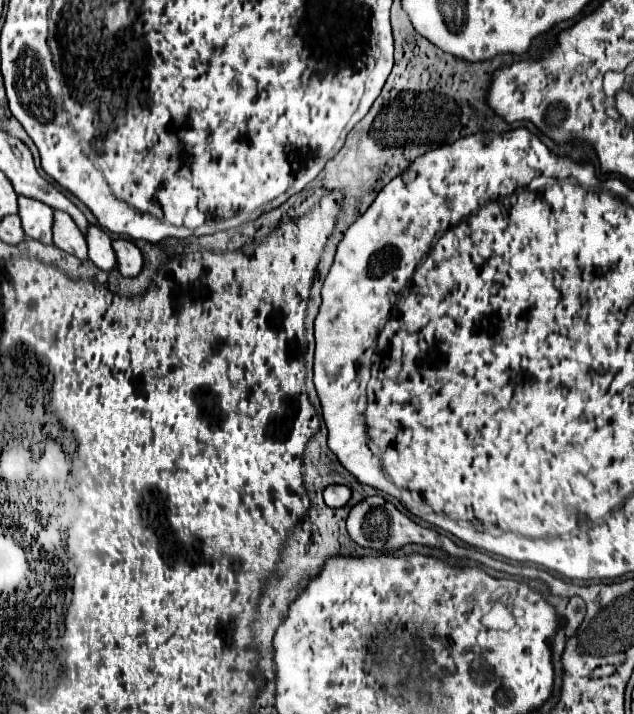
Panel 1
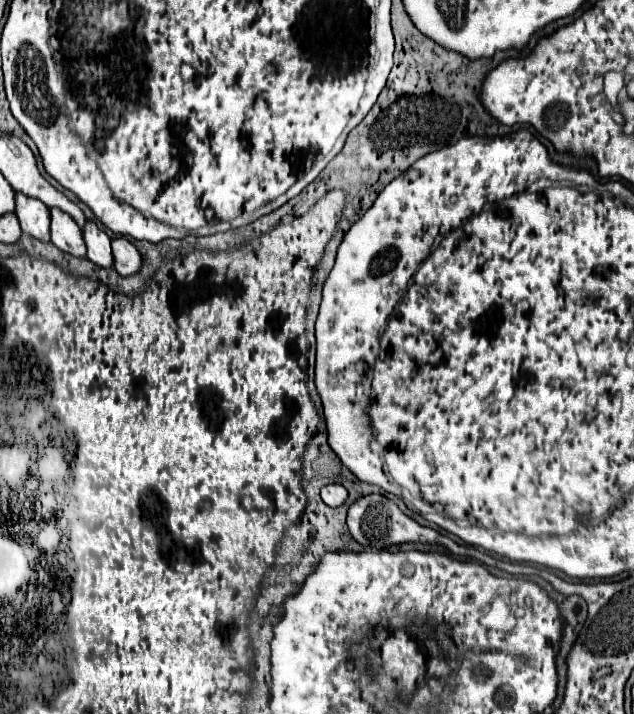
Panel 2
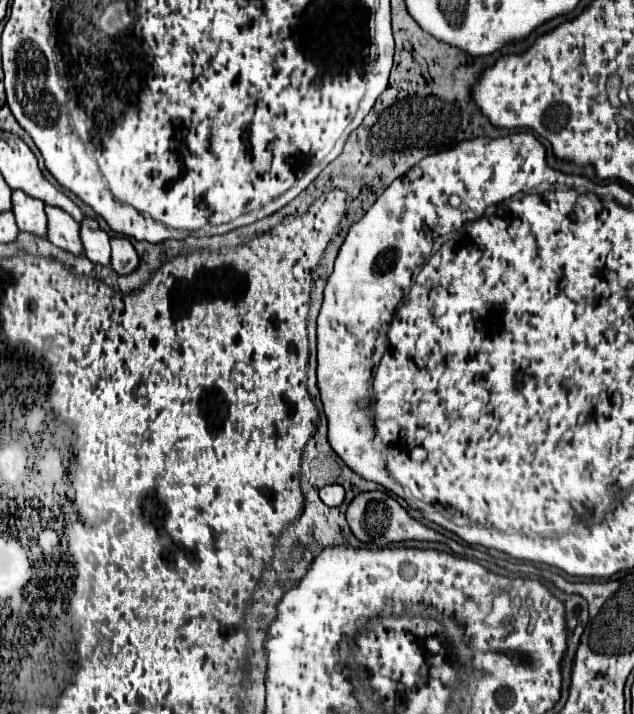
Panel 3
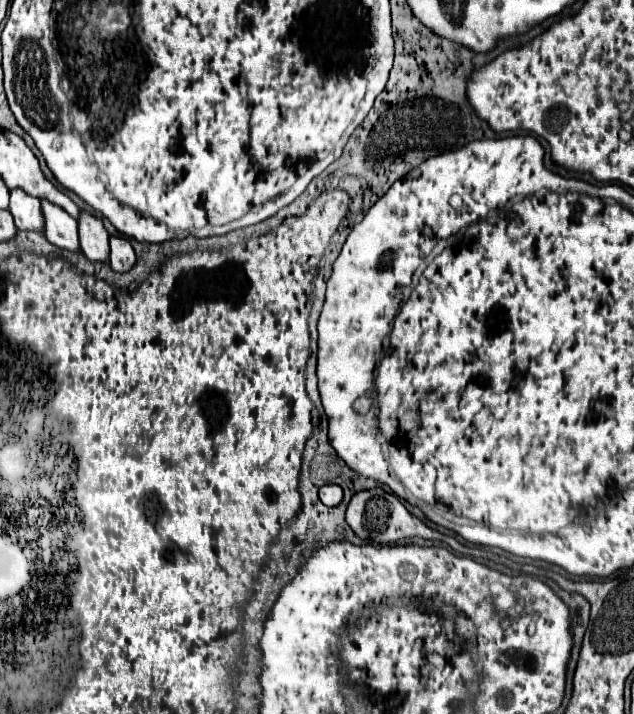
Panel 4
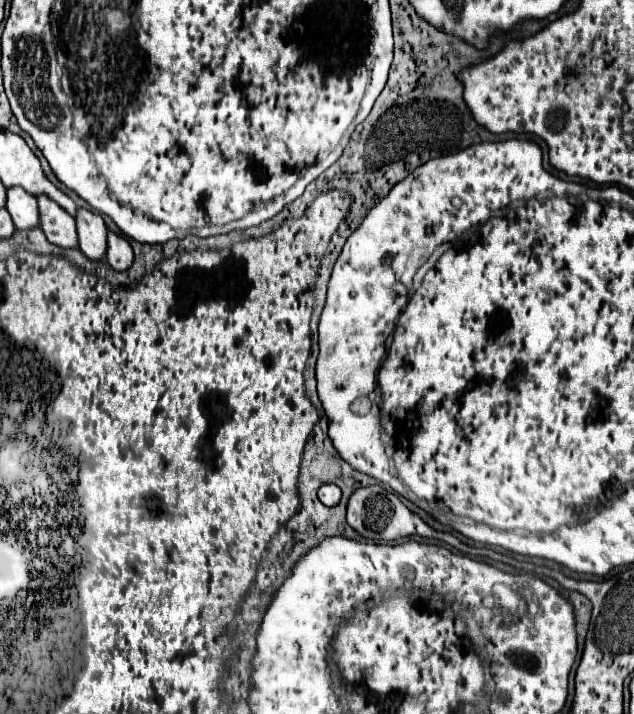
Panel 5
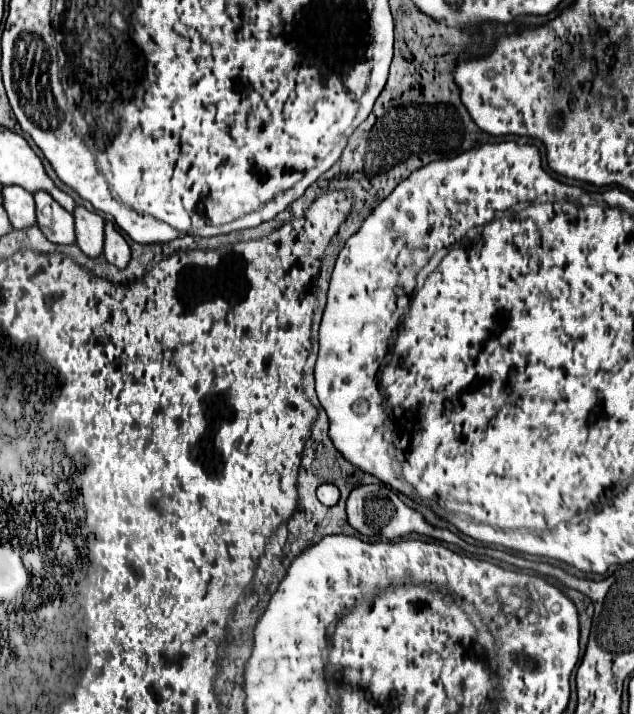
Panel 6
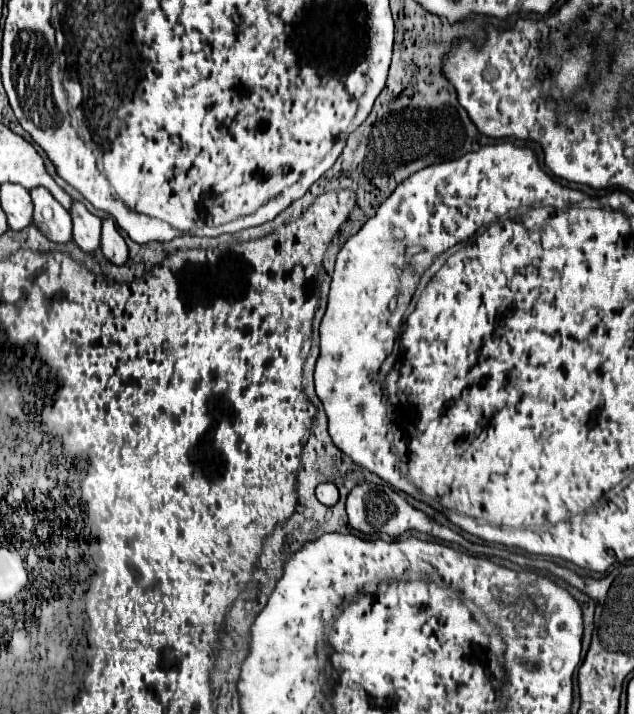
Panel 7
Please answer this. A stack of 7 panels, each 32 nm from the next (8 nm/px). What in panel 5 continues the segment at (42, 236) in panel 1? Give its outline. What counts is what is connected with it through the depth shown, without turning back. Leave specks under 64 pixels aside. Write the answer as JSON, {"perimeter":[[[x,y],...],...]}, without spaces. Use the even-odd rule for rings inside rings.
{"perimeter":[[[6,188],[6,210],[18,230],[28,230],[38,226],[38,204],[32,194],[22,188]]]}

